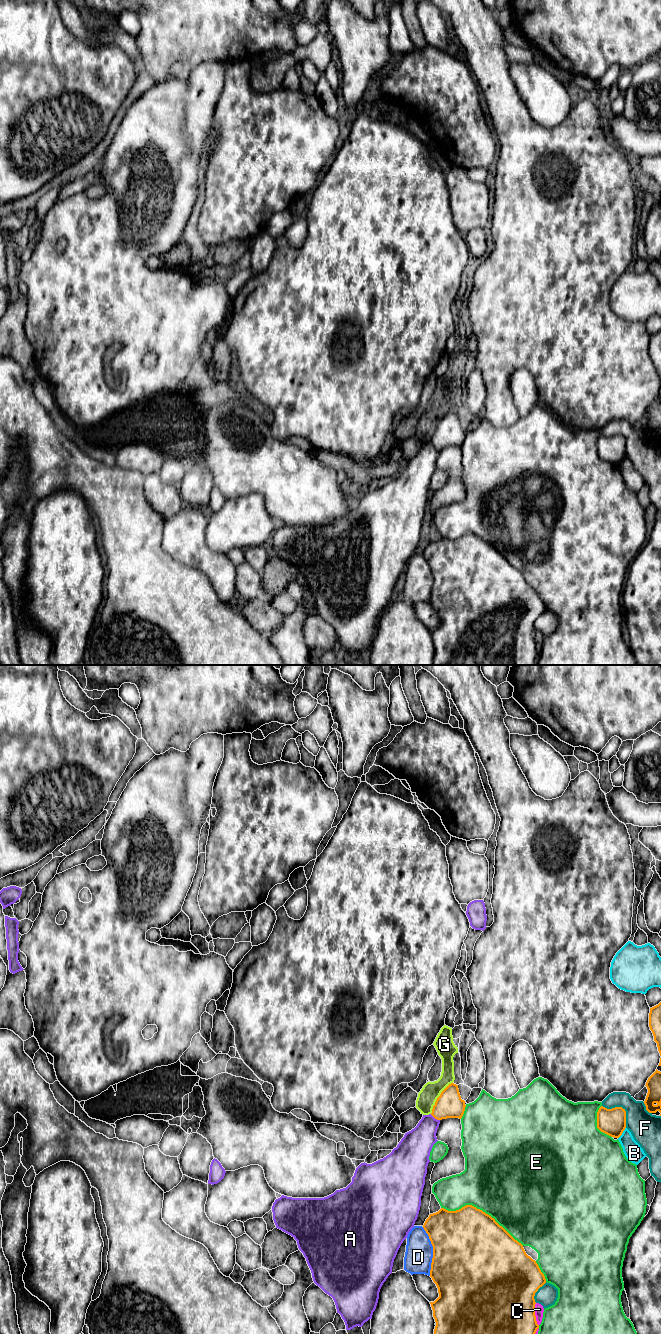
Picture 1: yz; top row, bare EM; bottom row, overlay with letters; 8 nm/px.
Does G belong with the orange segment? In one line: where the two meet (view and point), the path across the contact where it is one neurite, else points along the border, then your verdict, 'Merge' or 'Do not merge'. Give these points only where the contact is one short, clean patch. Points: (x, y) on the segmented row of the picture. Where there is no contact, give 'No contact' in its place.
Touches orange at yz (438, 1097). Boundary: yz (452, 1082), (441, 1092), (430, 1113). Do not merge

